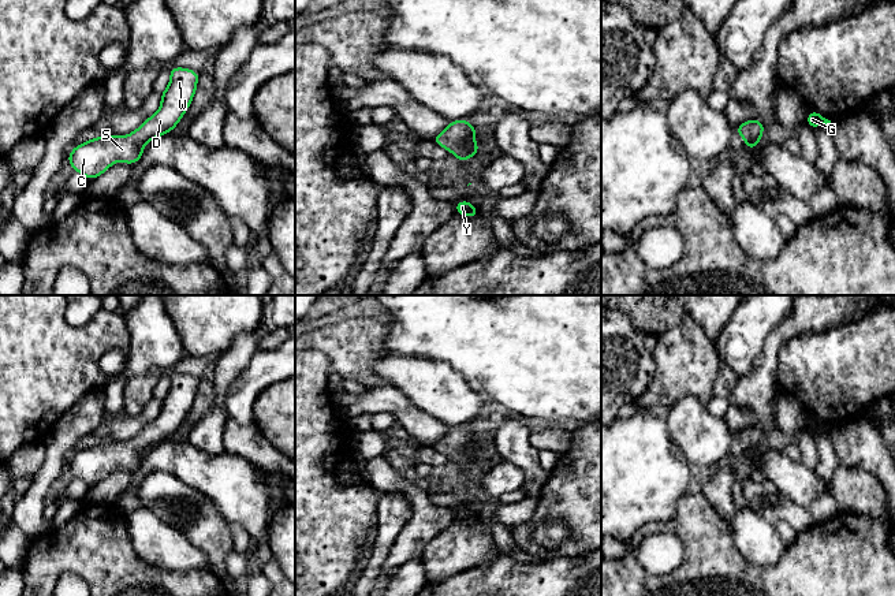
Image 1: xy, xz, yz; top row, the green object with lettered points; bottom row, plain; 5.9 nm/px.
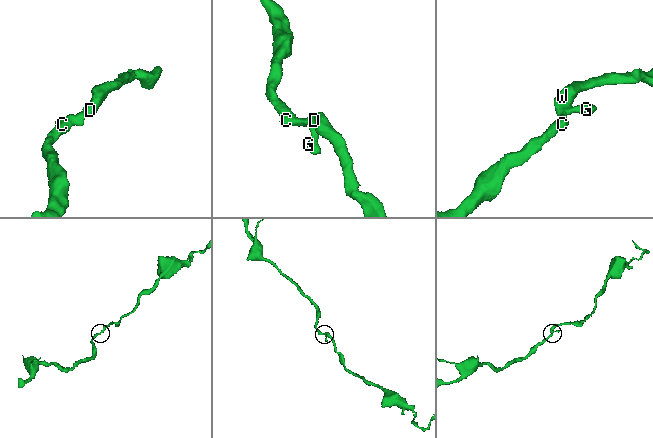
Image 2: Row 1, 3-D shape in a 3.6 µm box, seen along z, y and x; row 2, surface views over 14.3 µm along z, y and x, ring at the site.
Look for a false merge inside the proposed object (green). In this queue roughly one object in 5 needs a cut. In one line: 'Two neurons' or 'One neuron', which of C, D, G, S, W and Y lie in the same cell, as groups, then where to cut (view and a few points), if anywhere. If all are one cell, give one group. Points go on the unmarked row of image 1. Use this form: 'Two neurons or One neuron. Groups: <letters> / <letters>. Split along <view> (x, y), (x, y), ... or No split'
One neuron. Groups: C D G S W Y. No split

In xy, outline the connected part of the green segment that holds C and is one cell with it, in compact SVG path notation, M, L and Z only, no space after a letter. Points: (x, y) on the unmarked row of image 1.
M171 373L169 380L171 387L161 398L159 417L128 442L104 440L75 452L66 463L74 478L81 478L92 487L104 480L115 468L135 470L142 465L142 457L149 447L175 436L193 407L199 379Z

